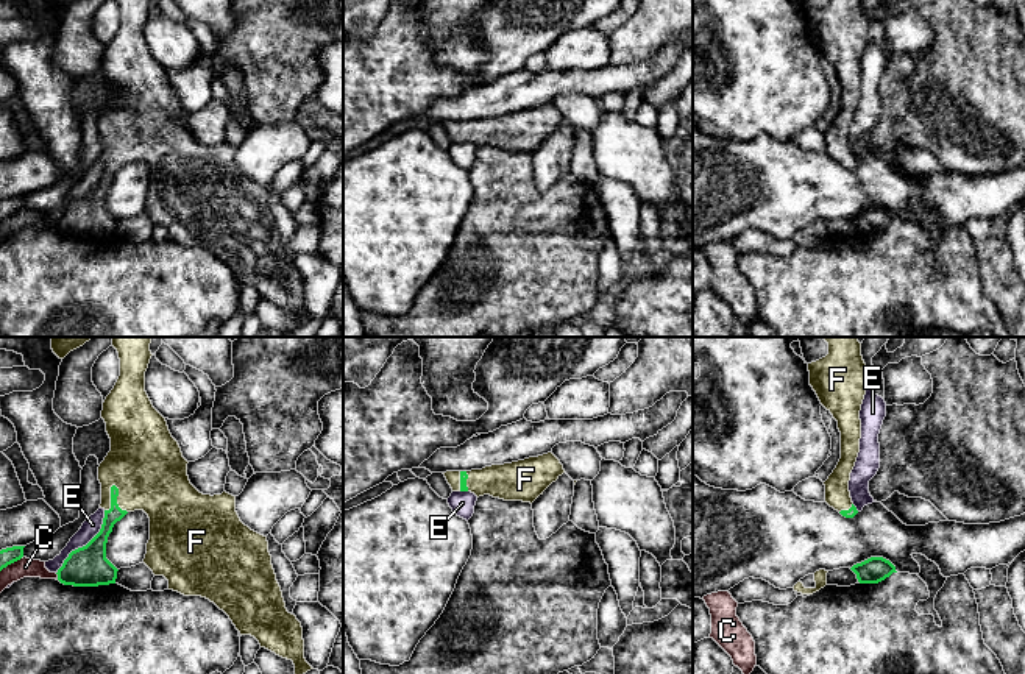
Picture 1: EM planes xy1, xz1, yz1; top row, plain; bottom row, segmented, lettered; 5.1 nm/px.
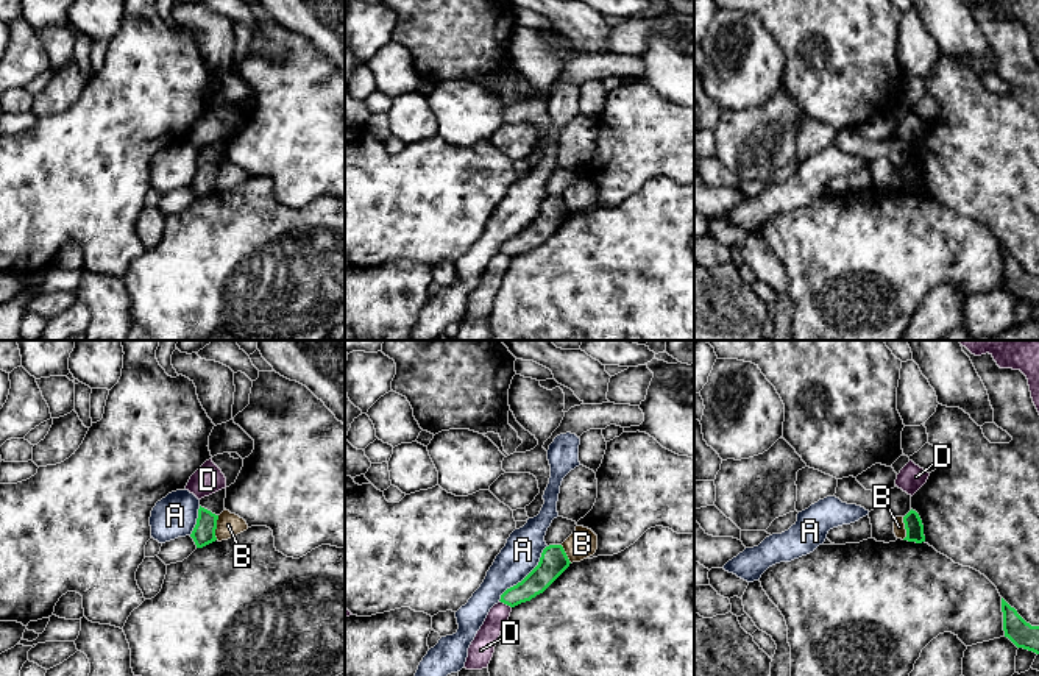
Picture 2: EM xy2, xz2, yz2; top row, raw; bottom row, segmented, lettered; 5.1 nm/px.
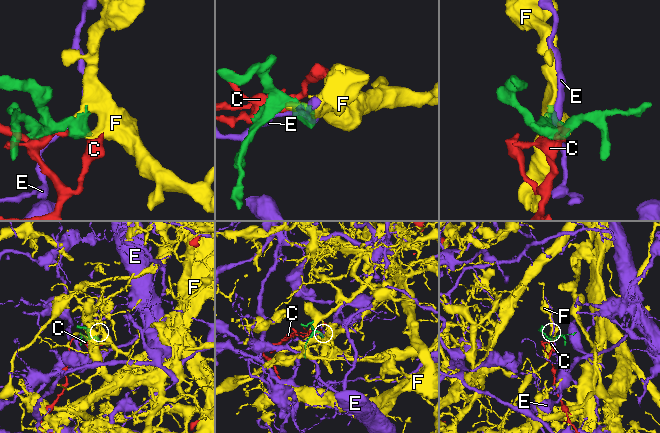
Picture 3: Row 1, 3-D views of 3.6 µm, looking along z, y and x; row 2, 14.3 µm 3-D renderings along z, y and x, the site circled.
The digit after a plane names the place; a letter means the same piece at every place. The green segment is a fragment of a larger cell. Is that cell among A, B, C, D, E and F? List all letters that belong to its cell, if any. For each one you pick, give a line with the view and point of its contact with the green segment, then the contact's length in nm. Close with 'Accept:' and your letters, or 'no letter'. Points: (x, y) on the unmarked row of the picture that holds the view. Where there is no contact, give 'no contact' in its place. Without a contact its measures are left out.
F: xy1 (116, 150) | 170 nm
Accept: F

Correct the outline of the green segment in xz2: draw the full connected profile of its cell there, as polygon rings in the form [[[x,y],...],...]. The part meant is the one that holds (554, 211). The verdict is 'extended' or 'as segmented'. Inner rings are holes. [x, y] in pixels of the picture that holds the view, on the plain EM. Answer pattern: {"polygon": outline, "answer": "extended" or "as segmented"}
{"polygon": [[[562,195],[543,200],[538,215],[516,236],[501,245],[501,253],[515,258],[543,244],[568,217],[569,209]]], "answer": "as segmented"}

